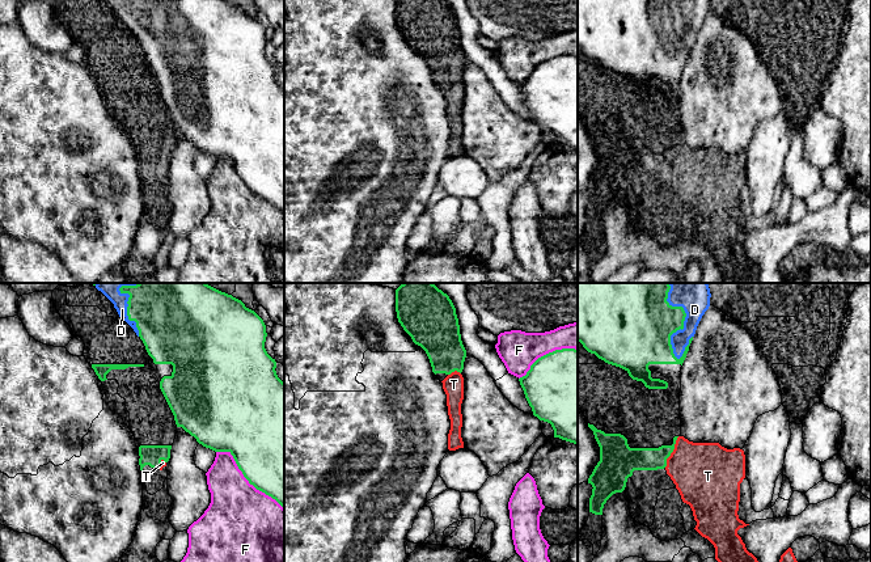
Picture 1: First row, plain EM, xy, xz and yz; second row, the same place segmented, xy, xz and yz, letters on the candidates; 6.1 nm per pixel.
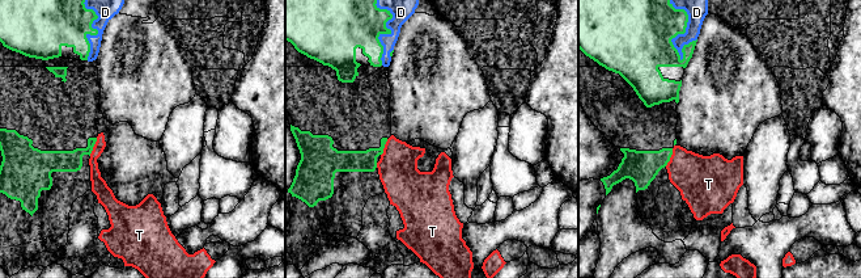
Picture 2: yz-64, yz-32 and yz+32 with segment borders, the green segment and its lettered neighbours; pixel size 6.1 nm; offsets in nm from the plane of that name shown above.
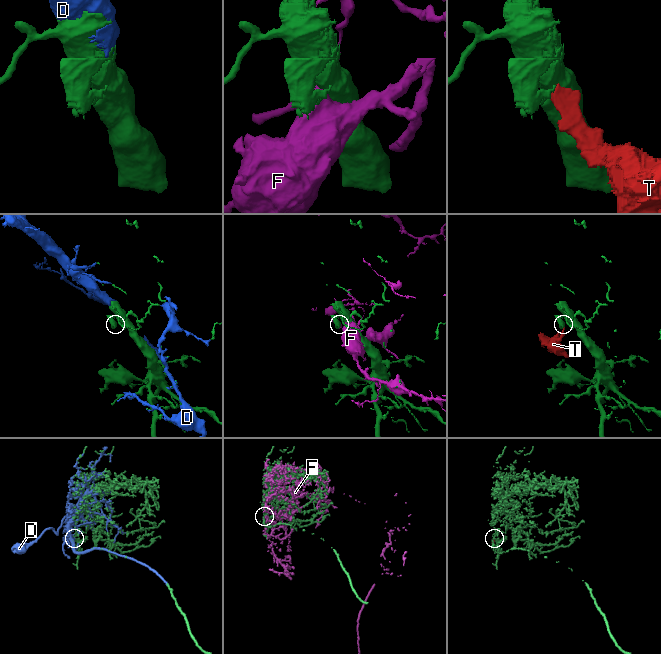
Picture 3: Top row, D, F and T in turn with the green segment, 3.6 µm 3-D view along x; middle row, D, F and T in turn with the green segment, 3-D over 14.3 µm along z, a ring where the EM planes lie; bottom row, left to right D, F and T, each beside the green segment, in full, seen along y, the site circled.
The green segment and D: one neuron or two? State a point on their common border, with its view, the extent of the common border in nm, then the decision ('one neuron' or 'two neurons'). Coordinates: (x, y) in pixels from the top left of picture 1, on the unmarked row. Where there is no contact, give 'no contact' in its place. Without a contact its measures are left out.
yz (683, 32) | 420 nm | one neuron

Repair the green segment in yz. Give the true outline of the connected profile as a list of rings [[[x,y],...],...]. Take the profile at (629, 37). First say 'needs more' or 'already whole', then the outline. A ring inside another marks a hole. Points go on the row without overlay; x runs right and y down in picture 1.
needs more; [[[578,0],[578,48],[608,71],[625,76],[648,96],[667,96],[668,89],[652,85],[650,71],[684,69],[697,33],[710,13],[711,0]]]

